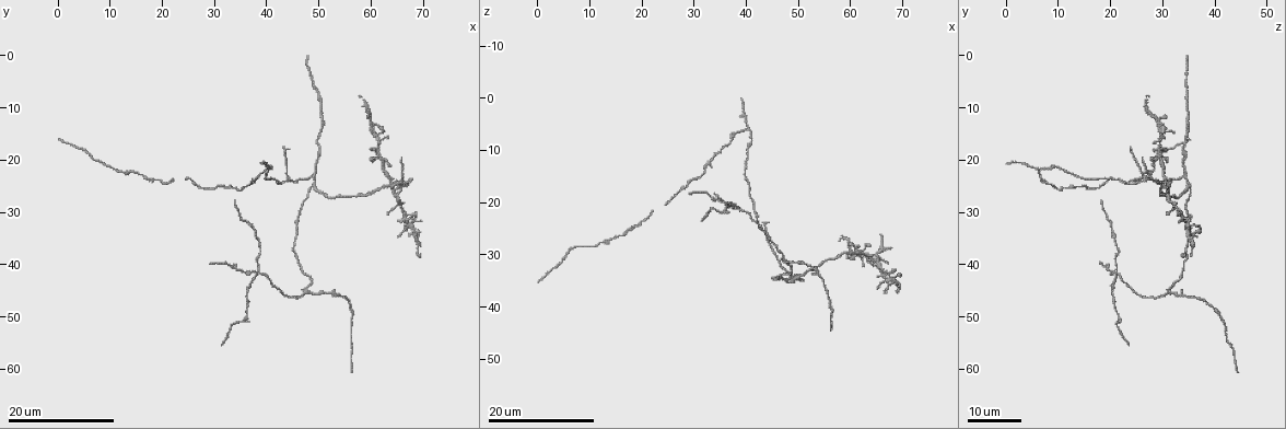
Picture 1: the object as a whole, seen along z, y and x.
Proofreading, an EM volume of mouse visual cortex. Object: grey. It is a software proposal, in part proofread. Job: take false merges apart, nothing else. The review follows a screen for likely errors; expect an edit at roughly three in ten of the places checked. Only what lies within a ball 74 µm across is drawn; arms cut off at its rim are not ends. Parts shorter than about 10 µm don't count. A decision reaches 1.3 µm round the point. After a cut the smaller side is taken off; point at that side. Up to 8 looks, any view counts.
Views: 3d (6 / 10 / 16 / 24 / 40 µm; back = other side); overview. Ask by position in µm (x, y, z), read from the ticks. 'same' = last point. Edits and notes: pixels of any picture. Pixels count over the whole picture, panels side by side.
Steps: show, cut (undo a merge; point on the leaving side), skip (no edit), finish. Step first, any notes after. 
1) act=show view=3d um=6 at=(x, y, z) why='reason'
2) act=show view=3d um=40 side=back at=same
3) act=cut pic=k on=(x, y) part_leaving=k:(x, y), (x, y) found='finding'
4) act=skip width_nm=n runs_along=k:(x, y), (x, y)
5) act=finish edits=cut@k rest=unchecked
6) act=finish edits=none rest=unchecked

act=show view=3d um=24 at=(38.5, 41.5, 21.0) why='four or more arms meet'

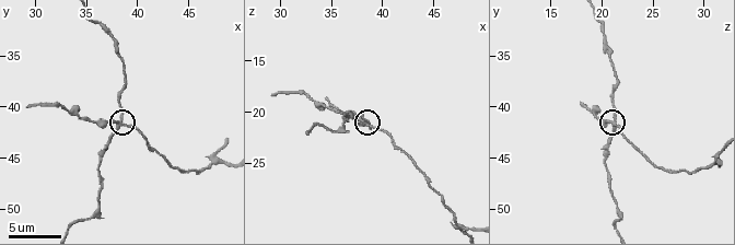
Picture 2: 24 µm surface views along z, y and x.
act=show view=3d um=6 at=(38.0, 41.6, 21.2)

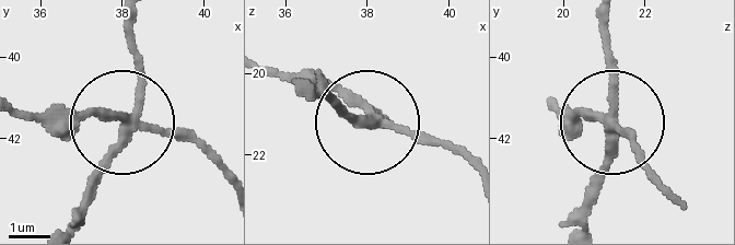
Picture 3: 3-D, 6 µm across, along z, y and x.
act=cut pic=3 on=(141, 62) arms=4 found='two neurons meet here'

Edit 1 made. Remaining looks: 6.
act=show view=3d um=16 at=(48.0, 45.4, 31.4) why='a fork'

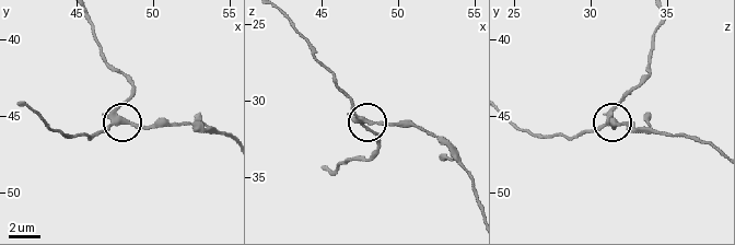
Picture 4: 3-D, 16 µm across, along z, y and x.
act=skip arms=3 runs_along=4:(86, 19), (100, 54), (133, 90), (118, 121), (92, 135) found='one neuron here'

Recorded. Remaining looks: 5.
act=show view=3d um=16 at=(40.5, 22.0, 5.5) why='thin arm on a thick one'

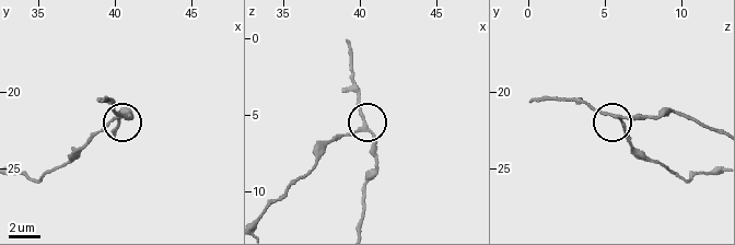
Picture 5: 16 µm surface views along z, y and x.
act=show view=3d um=10 at=(40.2, 21.6, 5.8)

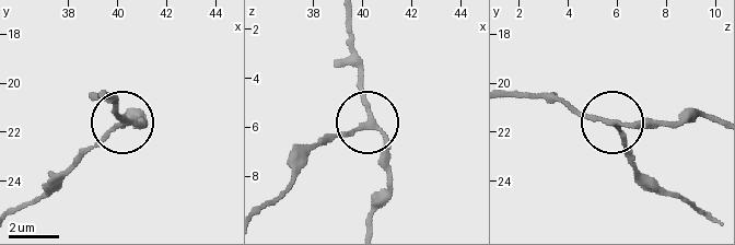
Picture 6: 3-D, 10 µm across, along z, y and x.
act=skip arms=3 found='continuous, no second neuron'

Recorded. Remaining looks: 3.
act=show view=3d um=16 at=(49.0, 23.5, 34.5) why='arms part here'

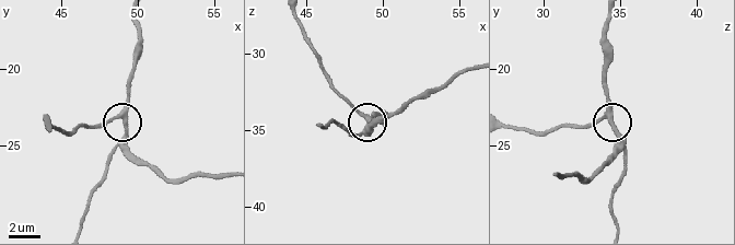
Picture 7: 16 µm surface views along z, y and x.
act=show view=3d um=10 at=(49.2, 23.2, 34.4) why='closer look'

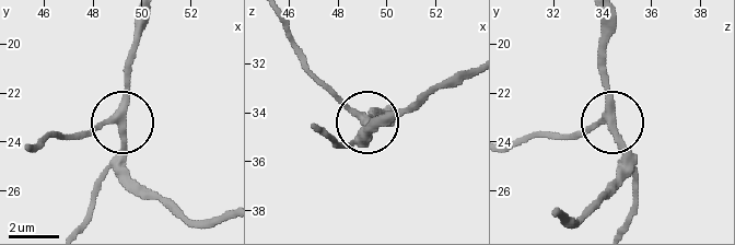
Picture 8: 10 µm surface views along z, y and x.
act=show view=3d um=10 side=back at=(49.2, 23.2, 34.3) why='other side'

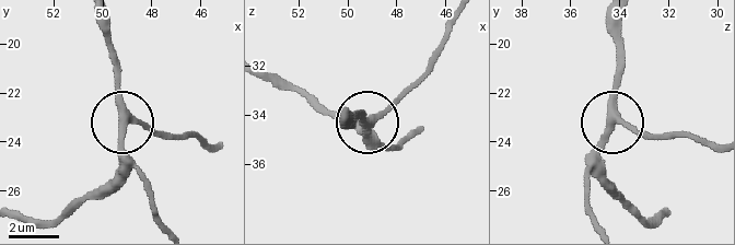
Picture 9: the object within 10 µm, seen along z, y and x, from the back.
act=skip arms=3 runs_along=9:(712, 143), (643, 137), (614, 123), (611, 81), (618, 63) found='one neuron here'

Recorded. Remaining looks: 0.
act=finish edits=cut@3 rest=unchecked

